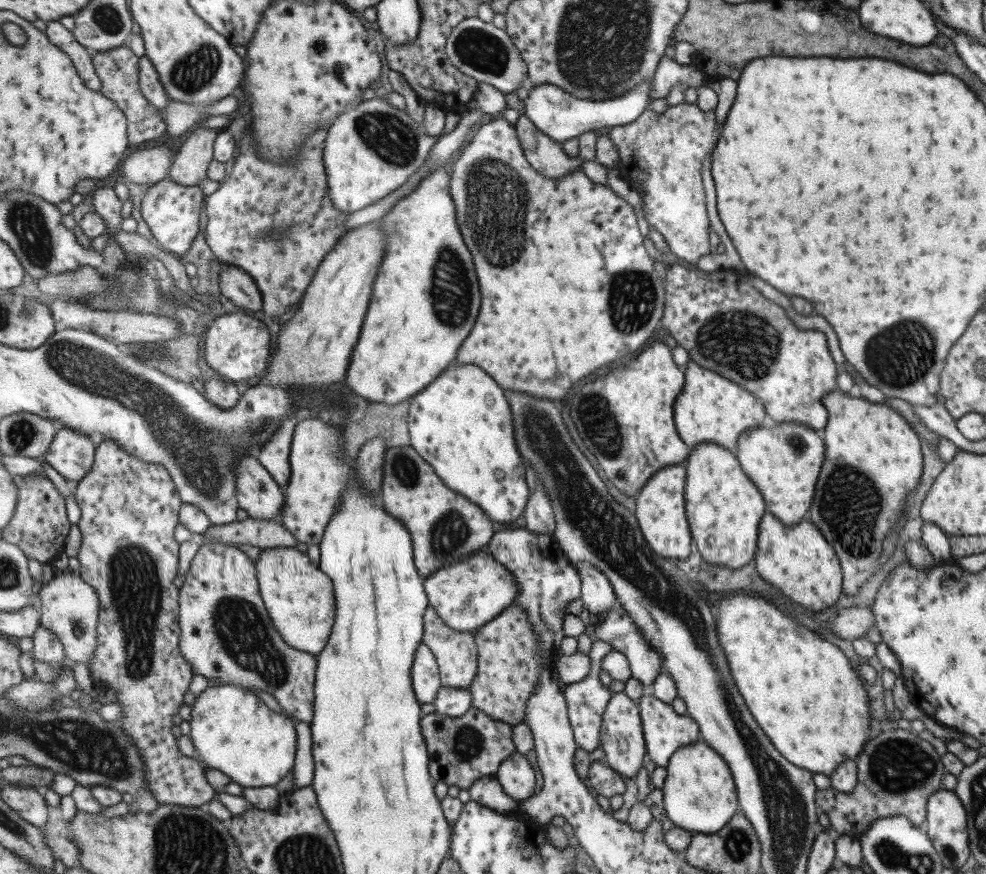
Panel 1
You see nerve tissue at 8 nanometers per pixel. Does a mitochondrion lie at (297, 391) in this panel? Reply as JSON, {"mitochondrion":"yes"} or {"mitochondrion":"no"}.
{"mitochondrion":"no"}

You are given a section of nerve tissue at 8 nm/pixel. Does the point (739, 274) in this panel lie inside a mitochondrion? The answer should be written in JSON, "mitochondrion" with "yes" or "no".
{"mitochondrion":"no"}

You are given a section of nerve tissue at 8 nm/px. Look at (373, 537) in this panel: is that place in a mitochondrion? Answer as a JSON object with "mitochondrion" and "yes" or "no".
{"mitochondrion":"no"}

